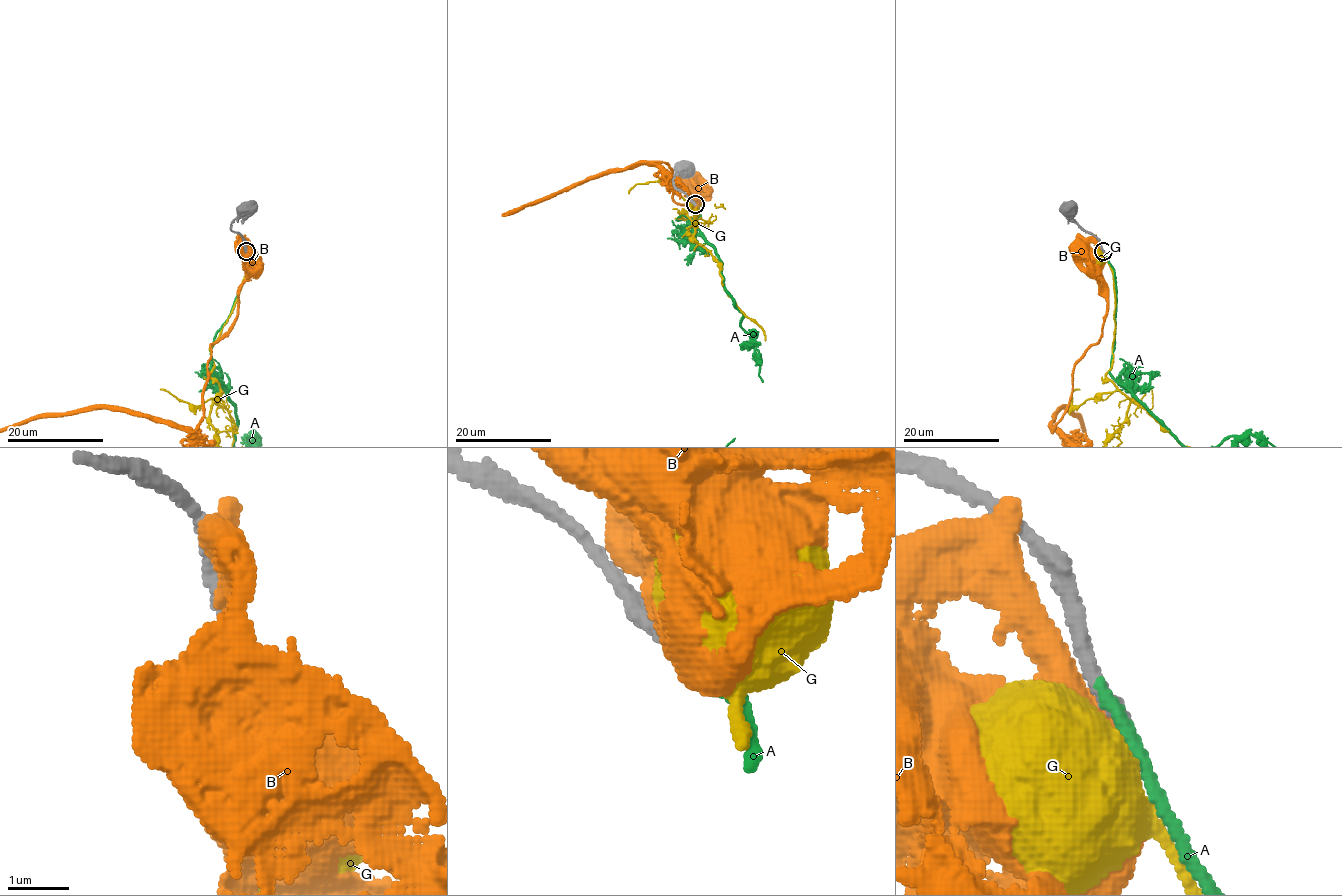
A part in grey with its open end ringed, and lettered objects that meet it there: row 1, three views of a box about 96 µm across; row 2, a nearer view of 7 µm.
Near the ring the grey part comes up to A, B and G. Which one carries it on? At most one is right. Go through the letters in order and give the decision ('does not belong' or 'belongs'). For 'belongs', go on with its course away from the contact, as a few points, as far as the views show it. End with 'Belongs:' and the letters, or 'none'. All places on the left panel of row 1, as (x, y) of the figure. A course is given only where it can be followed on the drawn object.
A: belongs
B: does not belong
G: does not belong
Belongs: A

